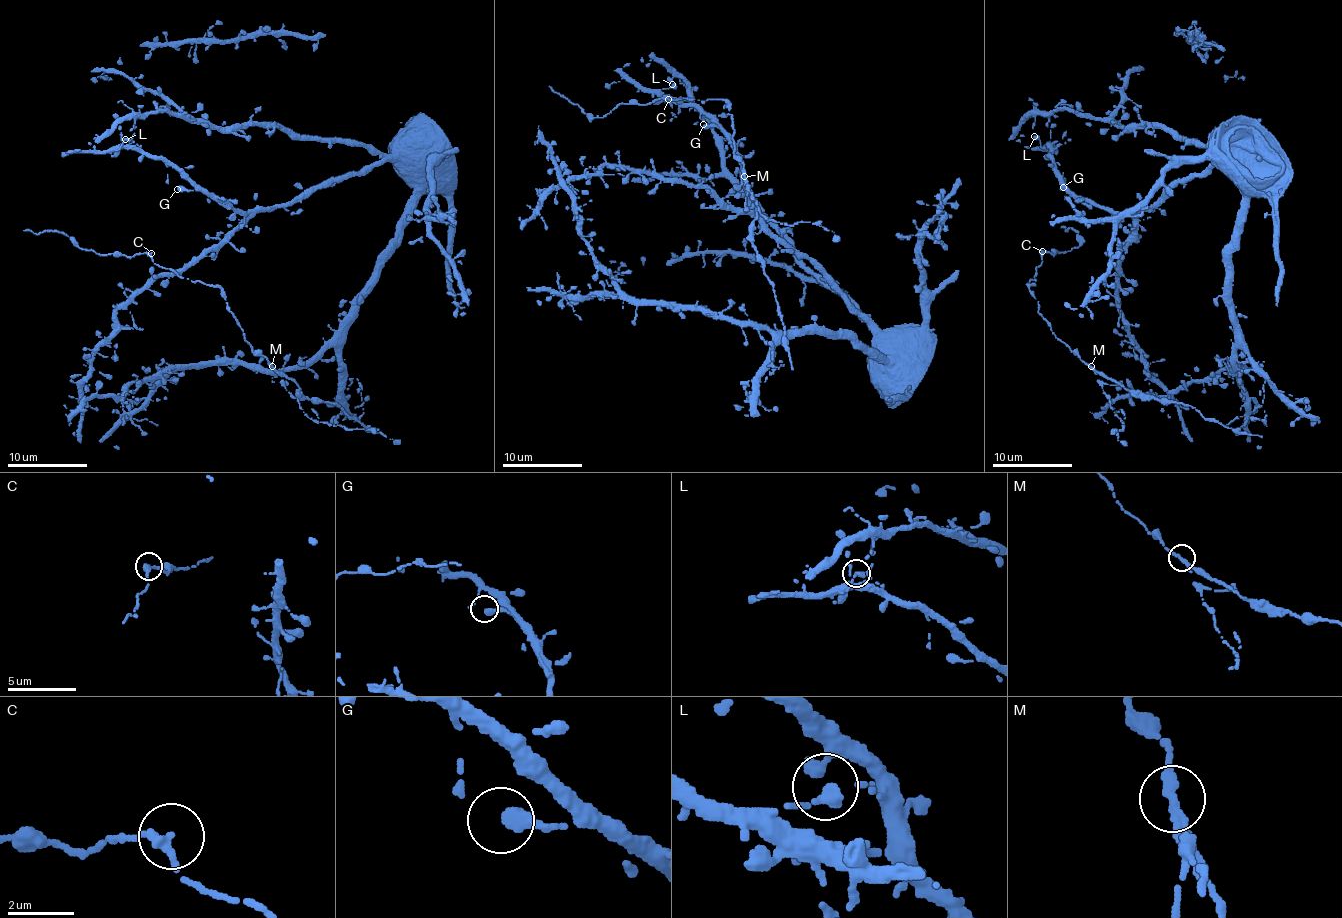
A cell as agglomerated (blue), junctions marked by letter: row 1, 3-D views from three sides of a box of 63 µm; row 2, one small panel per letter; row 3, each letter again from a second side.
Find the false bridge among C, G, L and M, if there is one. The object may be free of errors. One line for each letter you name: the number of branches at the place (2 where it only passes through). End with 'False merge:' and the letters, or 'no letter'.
M: Branches: 2
False merge: M

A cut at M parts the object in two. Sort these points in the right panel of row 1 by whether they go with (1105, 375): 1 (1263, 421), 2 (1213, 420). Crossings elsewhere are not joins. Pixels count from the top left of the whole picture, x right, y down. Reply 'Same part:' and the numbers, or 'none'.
Same part: 2

